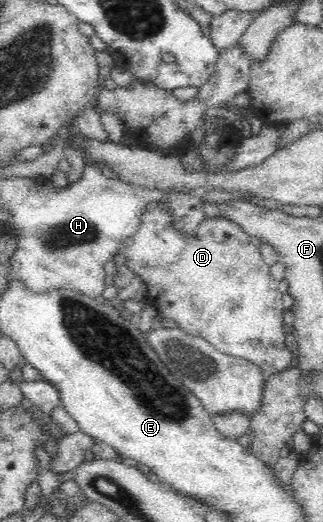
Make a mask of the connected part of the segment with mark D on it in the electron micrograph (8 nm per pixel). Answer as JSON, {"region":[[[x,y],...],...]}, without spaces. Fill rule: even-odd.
{"region":[[[166,201],[160,204],[151,203],[146,206],[146,210],[142,214],[140,228],[121,244],[120,253],[124,255],[124,259],[127,259],[126,264],[129,270],[133,270],[133,272],[135,272],[136,275],[139,275],[147,285],[148,294],[146,301],[151,302],[159,309],[159,319],[171,319],[177,323],[177,327],[183,330],[183,332],[190,334],[191,336],[200,336],[201,338],[204,338],[219,352],[247,359],[250,363],[257,364],[258,367],[261,367],[261,371],[263,371],[266,376],[277,374],[277,372],[281,372],[291,367],[295,348],[288,347],[287,344],[285,344],[285,335],[288,330],[283,319],[283,313],[286,310],[283,310],[282,294],[278,291],[279,281],[275,280],[269,272],[271,266],[263,261],[258,243],[237,224],[234,224],[229,219],[223,219],[222,217],[206,218],[206,220],[202,221],[196,234],[193,237],[189,237],[189,235],[185,235],[183,232],[176,230],[175,221],[172,219],[172,212]]]}

